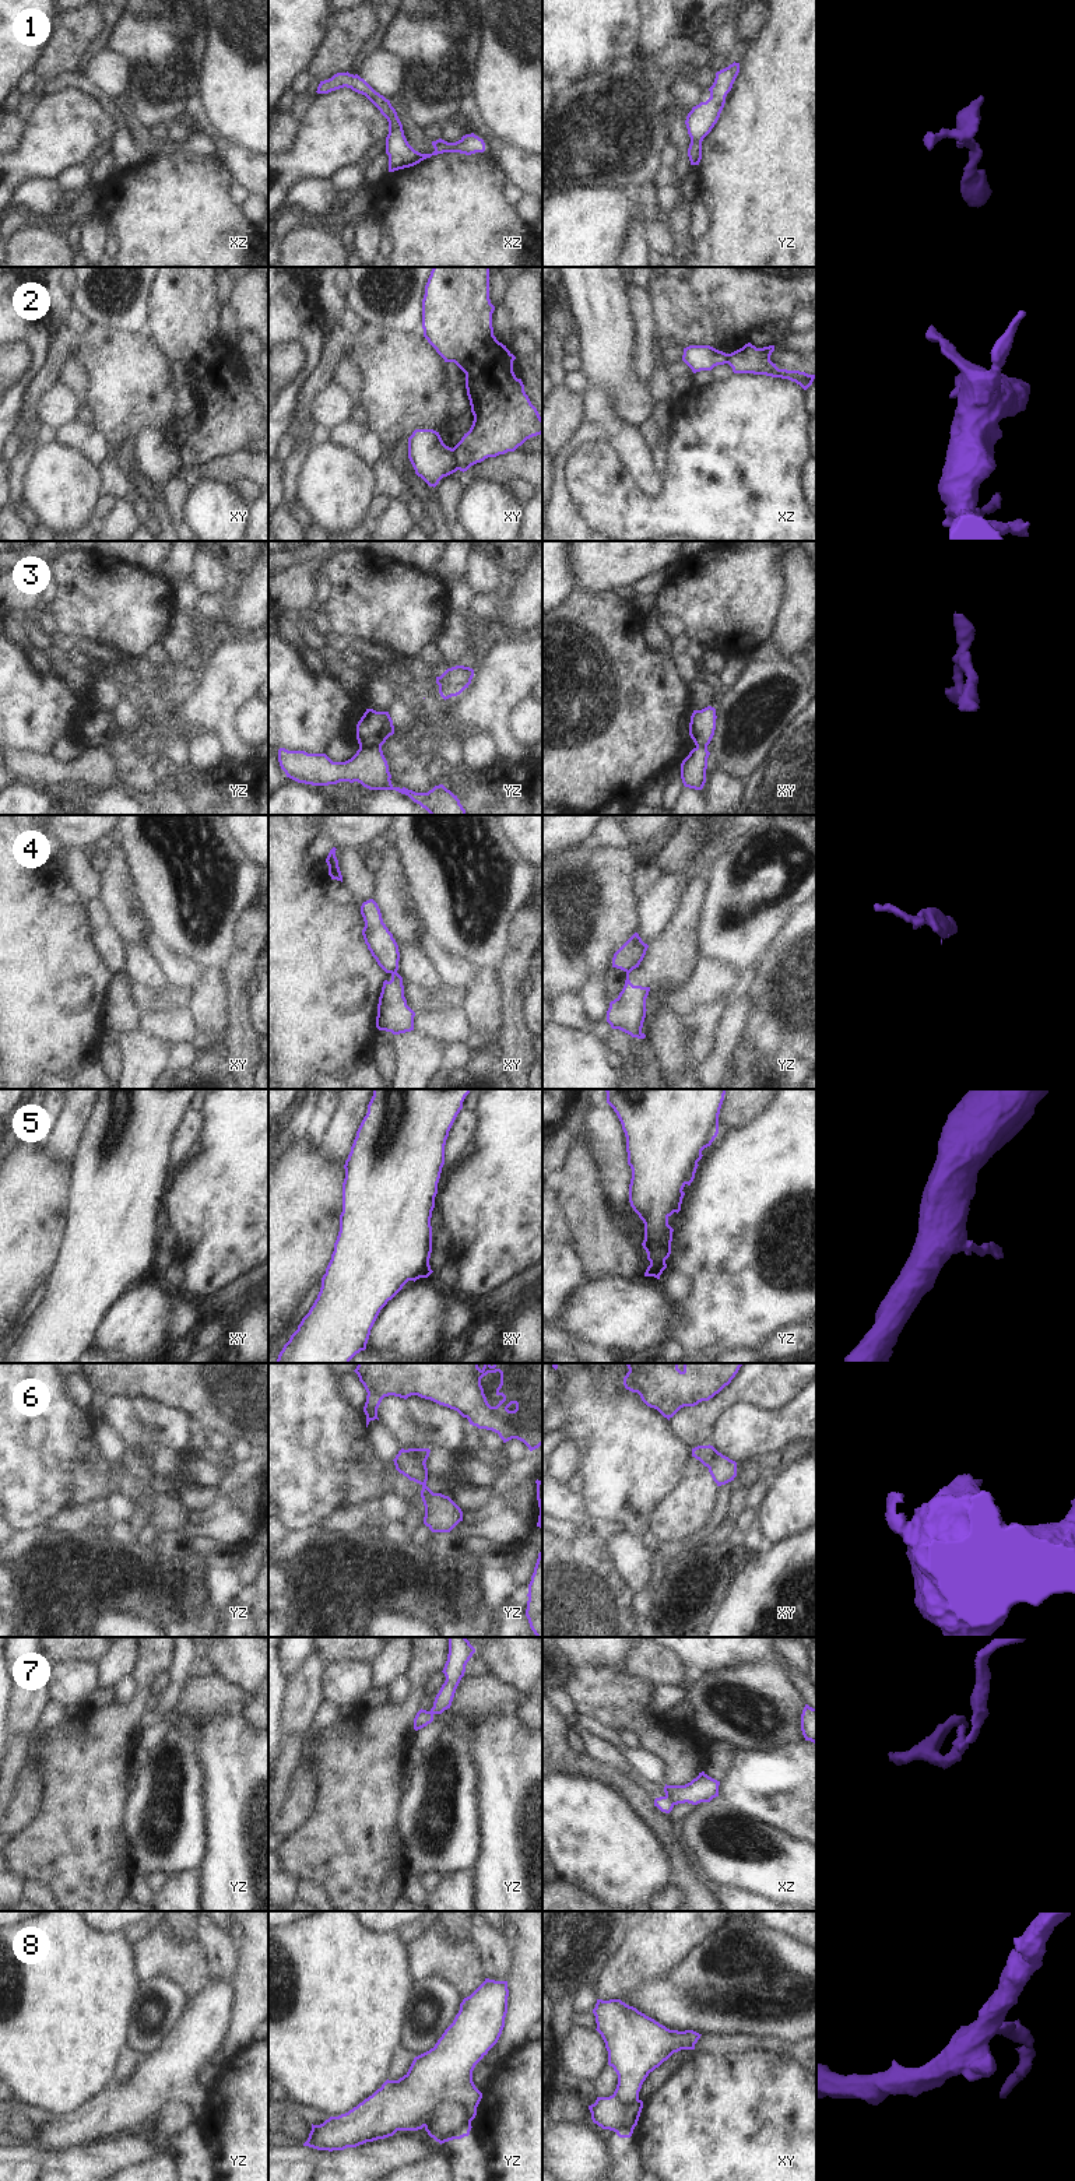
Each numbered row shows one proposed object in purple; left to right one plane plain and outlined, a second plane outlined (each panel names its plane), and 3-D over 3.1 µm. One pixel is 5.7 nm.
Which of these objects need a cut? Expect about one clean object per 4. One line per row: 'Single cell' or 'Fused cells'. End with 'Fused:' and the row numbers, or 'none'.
1: Fused cells
2: Fused cells
3: Fused cells
4: Fused cells
5: Fused cells
6: Fused cells
7: Fused cells
8: Fused cells
Fused: 1, 2, 3, 4, 5, 6, 7, 8

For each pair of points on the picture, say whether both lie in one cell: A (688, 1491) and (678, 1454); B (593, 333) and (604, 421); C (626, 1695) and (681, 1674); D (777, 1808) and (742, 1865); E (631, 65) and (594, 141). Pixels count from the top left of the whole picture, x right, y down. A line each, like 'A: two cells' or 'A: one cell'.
A: two cells
B: two cells
C: two cells
D: two cells
E: one cell

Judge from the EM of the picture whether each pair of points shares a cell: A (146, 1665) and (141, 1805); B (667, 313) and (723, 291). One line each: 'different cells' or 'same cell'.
A: different cells
B: same cell

